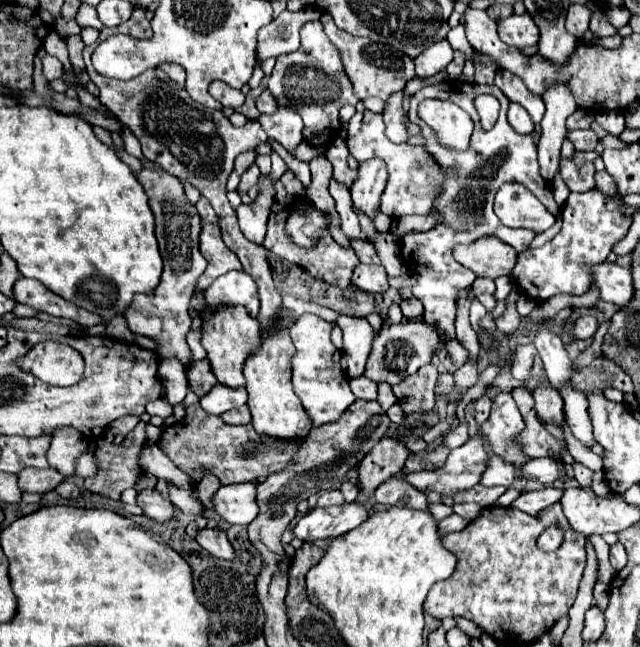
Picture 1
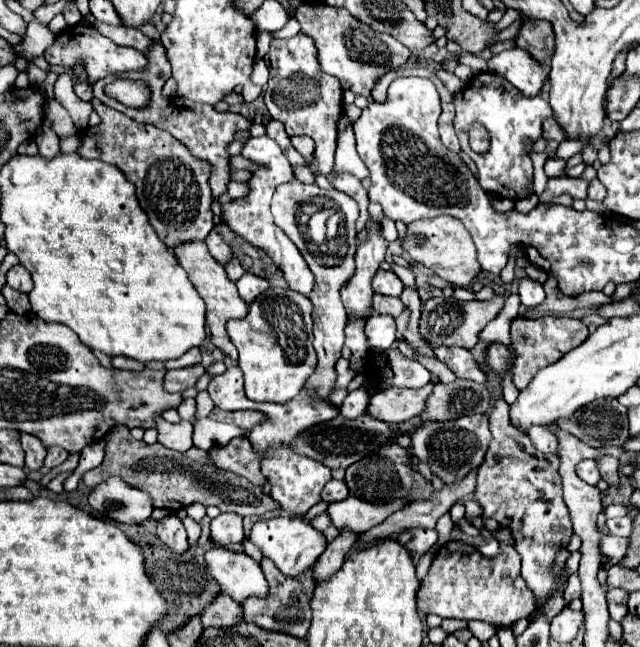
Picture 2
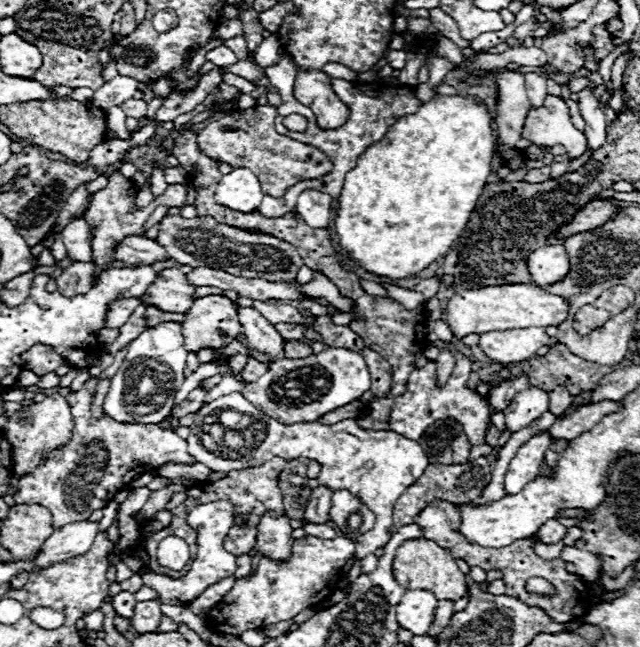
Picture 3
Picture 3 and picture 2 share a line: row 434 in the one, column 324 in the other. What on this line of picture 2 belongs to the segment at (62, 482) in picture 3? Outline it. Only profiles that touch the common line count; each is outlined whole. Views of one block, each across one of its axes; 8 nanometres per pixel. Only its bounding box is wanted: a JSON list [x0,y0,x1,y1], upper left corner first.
[264,34,368,234]

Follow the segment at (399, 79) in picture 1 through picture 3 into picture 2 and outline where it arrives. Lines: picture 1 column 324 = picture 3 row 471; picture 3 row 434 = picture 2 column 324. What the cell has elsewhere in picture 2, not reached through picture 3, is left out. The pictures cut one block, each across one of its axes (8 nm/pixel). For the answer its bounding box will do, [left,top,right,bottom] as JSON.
[294,4,412,96]

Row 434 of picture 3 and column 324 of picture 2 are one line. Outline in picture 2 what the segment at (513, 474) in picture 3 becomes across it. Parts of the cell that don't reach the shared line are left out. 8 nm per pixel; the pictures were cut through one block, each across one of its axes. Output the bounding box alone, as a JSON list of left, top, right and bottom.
[250,516,328,578]

